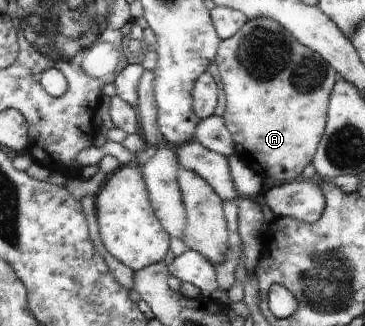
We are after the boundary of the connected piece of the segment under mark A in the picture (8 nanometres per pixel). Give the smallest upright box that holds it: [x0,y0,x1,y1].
[215,17,339,185]

